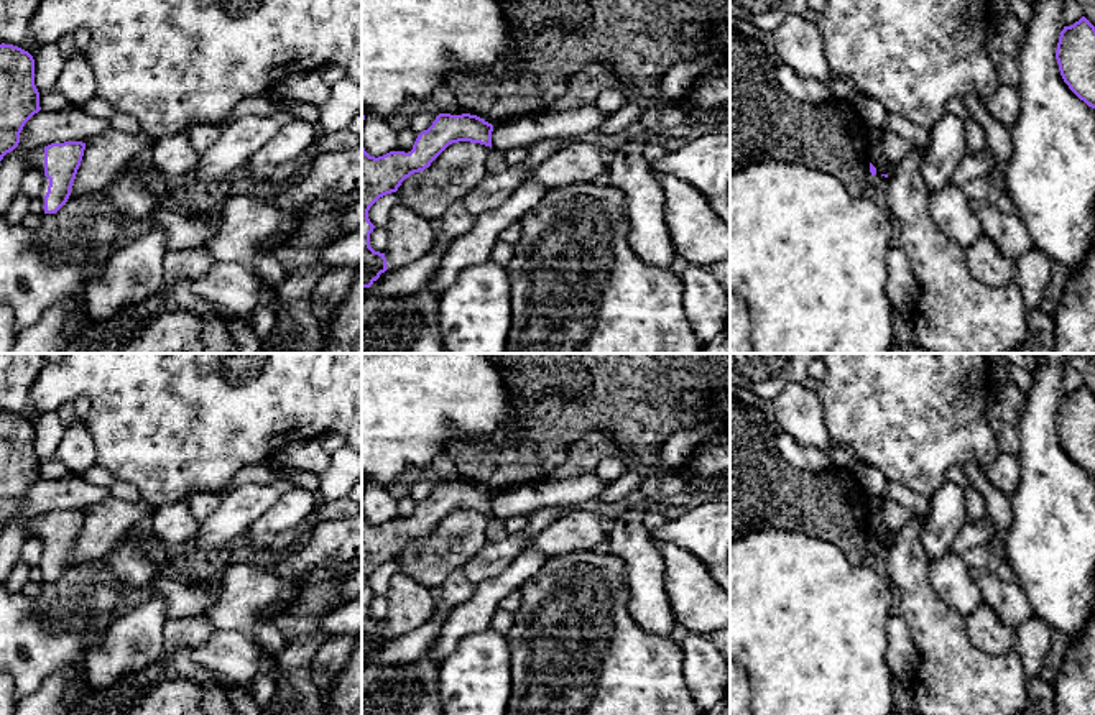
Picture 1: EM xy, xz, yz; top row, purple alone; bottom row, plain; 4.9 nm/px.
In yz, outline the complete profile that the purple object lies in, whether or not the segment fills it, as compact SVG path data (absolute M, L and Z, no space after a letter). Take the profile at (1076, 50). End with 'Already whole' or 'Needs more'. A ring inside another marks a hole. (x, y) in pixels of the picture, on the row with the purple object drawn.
M1085 16L1064 26L1056 59L1069 89L1095 108L1095 26Z. Already whole

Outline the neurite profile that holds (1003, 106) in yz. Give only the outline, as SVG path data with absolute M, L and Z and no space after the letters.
M1000 85L986 108L998 123L1011 130L1019 118L1019 90L1011 85Z

